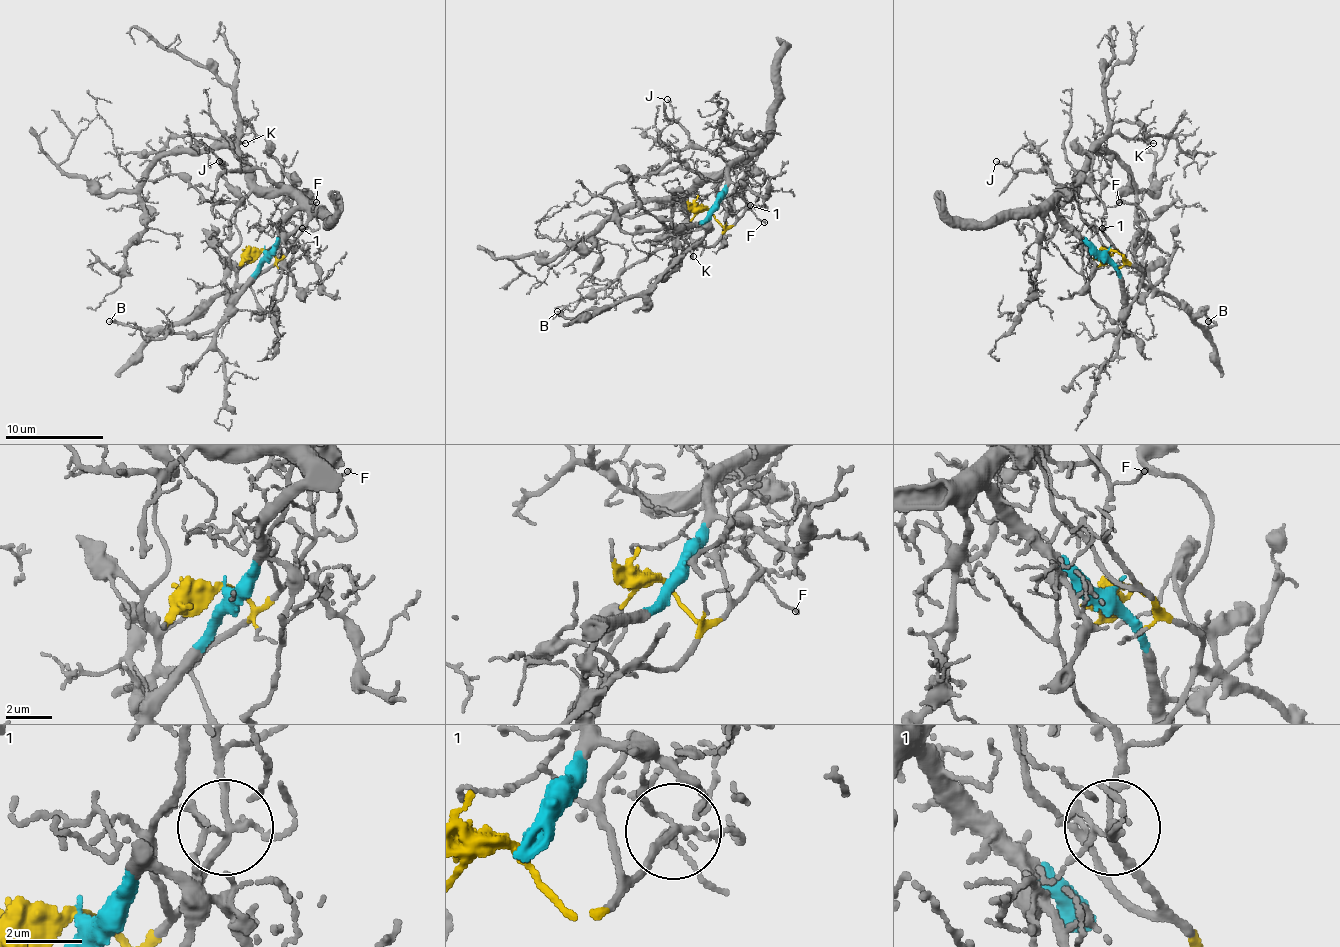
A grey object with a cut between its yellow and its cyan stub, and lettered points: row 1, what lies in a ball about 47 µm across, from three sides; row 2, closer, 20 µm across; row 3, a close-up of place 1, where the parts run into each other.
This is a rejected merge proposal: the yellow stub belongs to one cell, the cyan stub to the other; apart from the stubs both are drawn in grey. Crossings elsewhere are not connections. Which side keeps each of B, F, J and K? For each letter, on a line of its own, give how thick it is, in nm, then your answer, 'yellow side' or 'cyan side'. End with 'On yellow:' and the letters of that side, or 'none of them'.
B: 200 nm | yellow side
F: 140 nm | yellow side
J: 100 nm | cyan side
K: 140 nm | cyan side
On yellow: B, F

